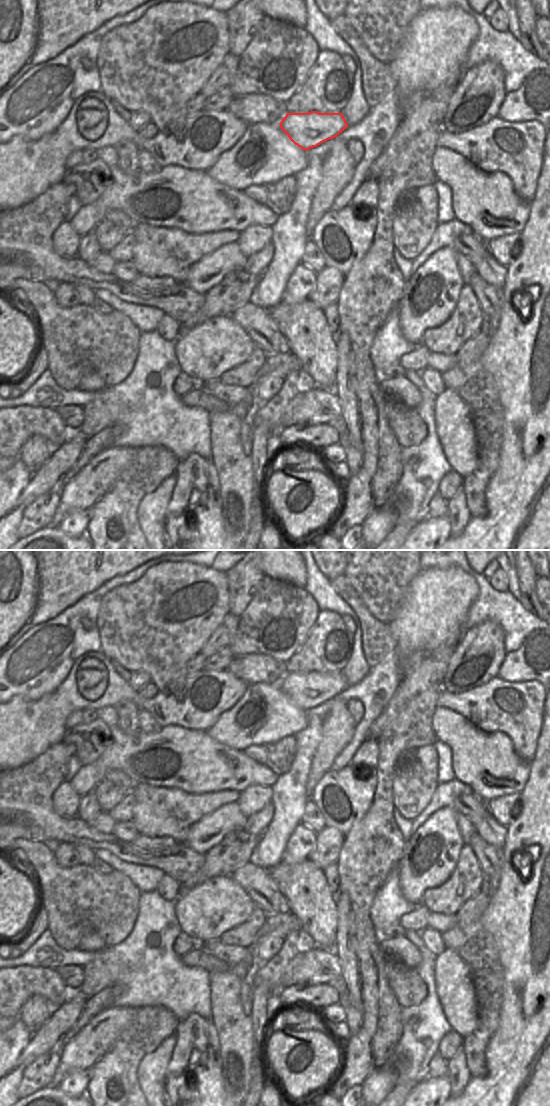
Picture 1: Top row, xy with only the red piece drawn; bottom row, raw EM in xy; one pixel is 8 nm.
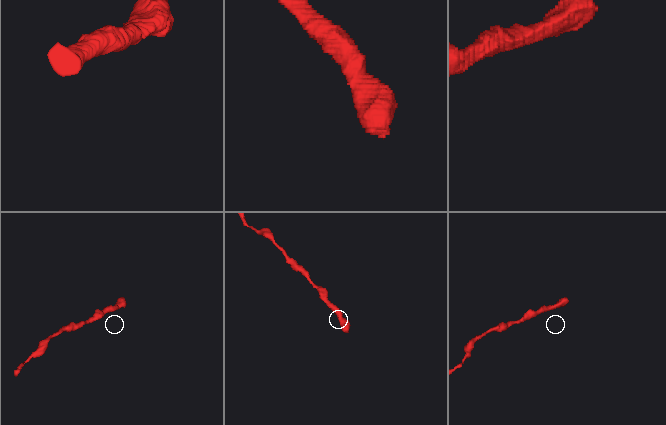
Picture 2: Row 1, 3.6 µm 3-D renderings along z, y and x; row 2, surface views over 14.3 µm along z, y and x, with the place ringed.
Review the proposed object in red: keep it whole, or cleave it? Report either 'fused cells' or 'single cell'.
single cell

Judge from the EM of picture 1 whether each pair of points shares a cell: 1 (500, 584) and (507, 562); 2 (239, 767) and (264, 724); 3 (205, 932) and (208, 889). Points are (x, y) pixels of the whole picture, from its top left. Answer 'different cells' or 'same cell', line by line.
1: different cells
2: different cells
3: same cell

